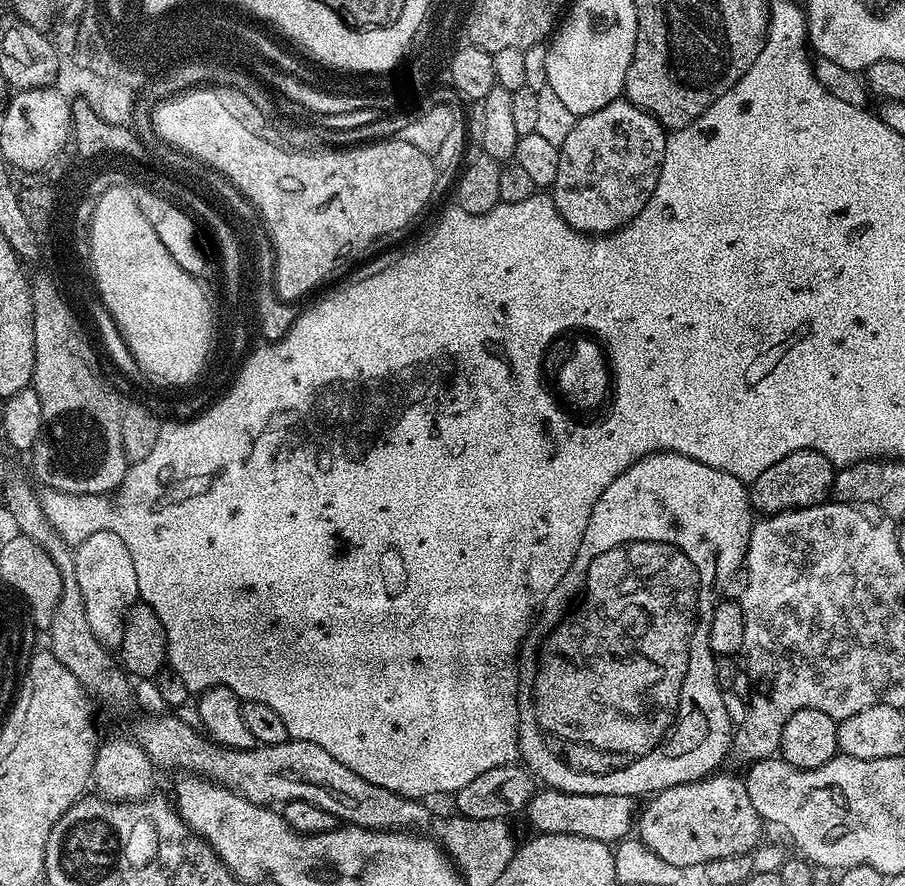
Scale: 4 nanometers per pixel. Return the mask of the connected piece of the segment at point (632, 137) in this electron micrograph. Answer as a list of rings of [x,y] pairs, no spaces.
[[[611,100],[602,110],[577,119],[566,142],[558,145],[558,178],[554,178],[550,199],[558,214],[575,232],[612,234],[623,230],[644,209],[658,182],[664,151],[668,145],[666,130],[647,115],[643,108],[635,108],[627,100]]]

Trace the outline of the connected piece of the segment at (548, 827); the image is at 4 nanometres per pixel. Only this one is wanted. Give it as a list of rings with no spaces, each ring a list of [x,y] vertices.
[[[545,787],[537,791],[528,803],[526,817],[532,823],[533,833],[554,836],[570,834],[578,838],[590,838],[609,846],[615,845],[628,831],[633,831],[638,820],[638,800],[626,794],[578,794],[557,792]]]

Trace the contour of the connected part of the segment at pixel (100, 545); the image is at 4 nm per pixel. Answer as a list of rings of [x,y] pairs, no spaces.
[[[106,531],[90,534],[90,538],[75,545],[74,555],[78,586],[82,586],[86,622],[90,622],[94,638],[98,638],[104,648],[119,649],[126,614],[140,600],[138,574],[134,574],[134,558],[130,558],[130,550],[126,550],[126,542],[122,542],[118,534]]]

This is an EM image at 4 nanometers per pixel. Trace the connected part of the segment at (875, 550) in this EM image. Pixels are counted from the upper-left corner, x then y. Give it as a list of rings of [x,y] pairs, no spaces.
[[[833,499],[823,504],[806,505],[804,508],[790,508],[772,515],[761,515],[752,525],[750,542],[746,553],[746,572],[748,585],[738,601],[745,616],[745,644],[743,651],[748,654],[748,664],[756,679],[756,693],[752,696],[752,709],[748,721],[734,732],[738,741],[738,752],[753,756],[756,760],[767,761],[780,750],[780,739],[786,722],[803,708],[817,708],[822,714],[830,714],[838,722],[862,714],[872,708],[872,700],[880,696],[880,513],[881,508],[870,502],[849,502]]]

